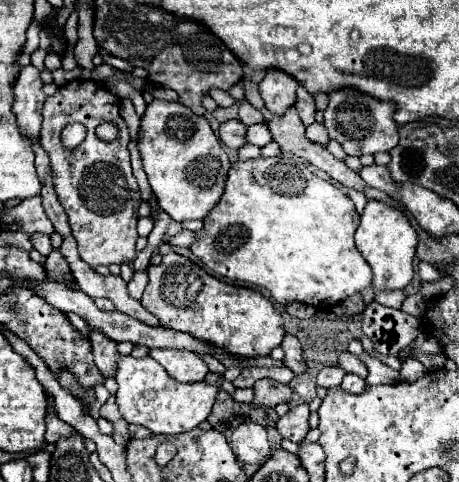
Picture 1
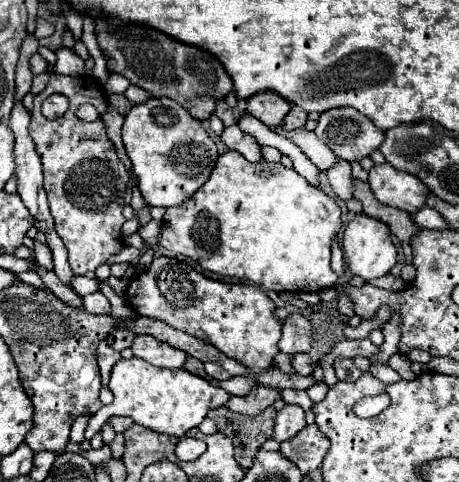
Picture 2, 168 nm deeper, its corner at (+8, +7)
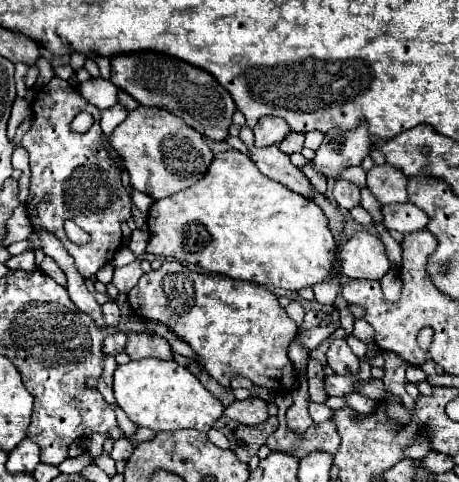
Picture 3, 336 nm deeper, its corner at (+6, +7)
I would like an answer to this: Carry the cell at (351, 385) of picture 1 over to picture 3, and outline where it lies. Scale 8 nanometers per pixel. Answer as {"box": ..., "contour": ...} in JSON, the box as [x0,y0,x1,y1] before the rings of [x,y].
{"box":[328,339,360,375],"contour":[[[336,339],[330,343],[328,365],[334,369],[336,375],[358,375],[360,373],[360,359],[350,351],[350,347],[346,345],[346,339]]]}

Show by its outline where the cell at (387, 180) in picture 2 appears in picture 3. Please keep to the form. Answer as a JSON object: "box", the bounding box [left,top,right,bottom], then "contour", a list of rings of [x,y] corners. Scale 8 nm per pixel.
{"box":[368,163,408,205],"contour":[[[390,163],[384,165],[374,165],[368,173],[368,189],[372,195],[380,201],[380,205],[388,203],[406,203],[408,201],[408,177],[400,171],[394,169]]]}

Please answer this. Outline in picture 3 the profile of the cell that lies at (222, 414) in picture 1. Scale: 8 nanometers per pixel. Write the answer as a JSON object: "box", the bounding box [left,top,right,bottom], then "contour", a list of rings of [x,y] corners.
{"box":[216,415,278,463],"contour":[[[224,415],[216,423],[218,423],[218,429],[228,437],[234,453],[238,455],[238,459],[242,463],[248,463],[250,457],[258,451],[258,447],[266,441],[266,437],[278,429],[278,417],[274,417],[274,415],[268,417],[264,423],[254,425],[254,427],[238,425],[238,429],[236,429],[234,427],[236,423]]]}

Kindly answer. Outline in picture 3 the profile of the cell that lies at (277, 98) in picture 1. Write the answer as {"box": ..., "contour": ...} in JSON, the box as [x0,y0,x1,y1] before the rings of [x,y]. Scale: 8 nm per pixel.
{"box":[254,115,290,147],"contour":[[[266,115],[258,121],[258,125],[254,127],[254,139],[258,147],[266,147],[266,145],[276,145],[278,141],[282,141],[282,137],[286,137],[290,133],[288,123],[282,117],[272,117]]]}

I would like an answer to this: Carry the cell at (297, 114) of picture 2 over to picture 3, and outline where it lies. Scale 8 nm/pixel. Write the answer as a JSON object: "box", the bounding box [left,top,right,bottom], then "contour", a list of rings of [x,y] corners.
{"box":[278,131,304,153],"contour":[[[290,131],[286,139],[278,143],[278,149],[282,149],[284,153],[296,153],[302,151],[302,147],[304,147],[304,133],[294,133],[294,131]]]}

